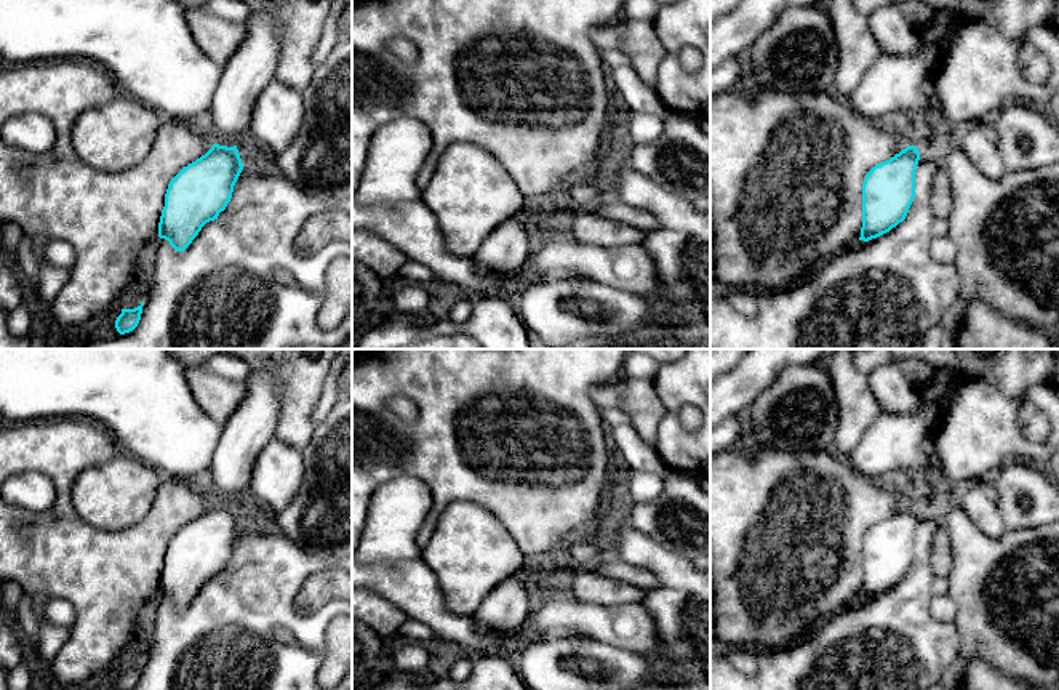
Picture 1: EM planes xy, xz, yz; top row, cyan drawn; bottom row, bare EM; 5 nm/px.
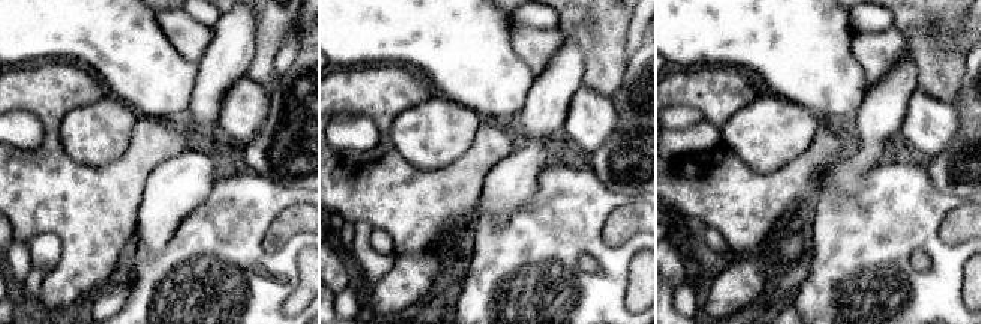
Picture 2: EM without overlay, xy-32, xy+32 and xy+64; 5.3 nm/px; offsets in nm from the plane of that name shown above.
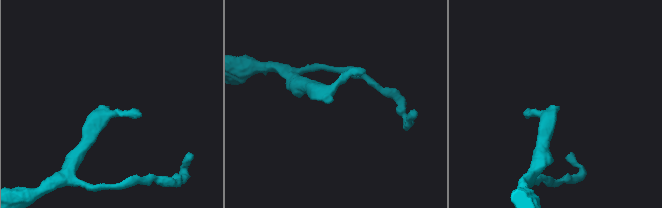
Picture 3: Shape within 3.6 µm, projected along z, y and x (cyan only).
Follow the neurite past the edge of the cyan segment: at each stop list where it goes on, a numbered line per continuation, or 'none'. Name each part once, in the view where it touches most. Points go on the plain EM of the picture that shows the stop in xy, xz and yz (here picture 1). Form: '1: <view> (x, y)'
1: xy (253, 423)

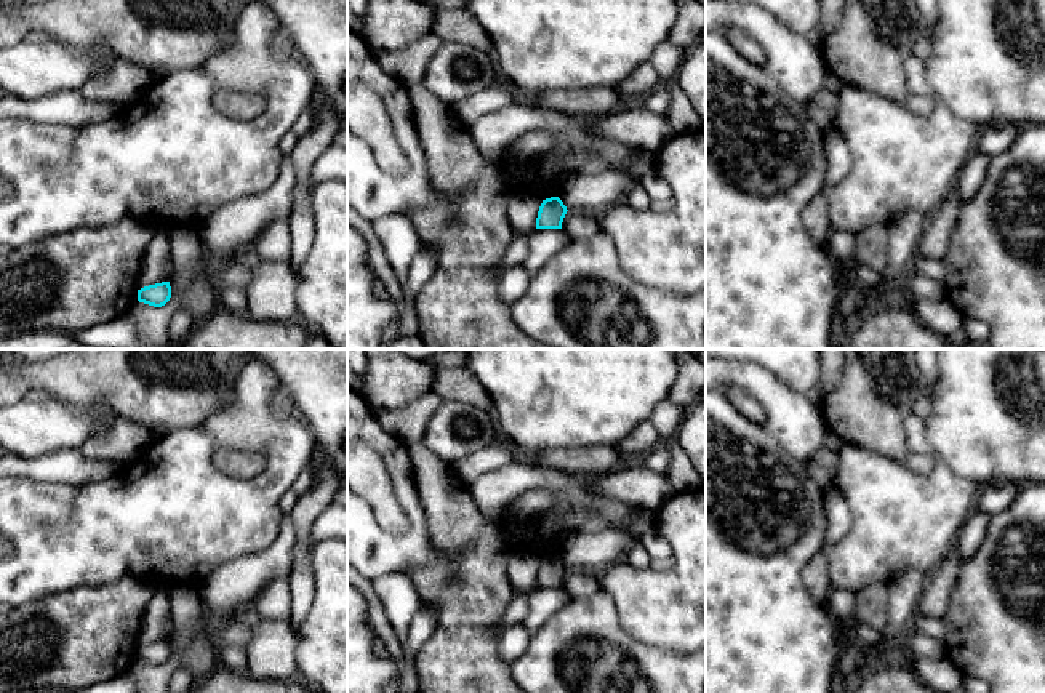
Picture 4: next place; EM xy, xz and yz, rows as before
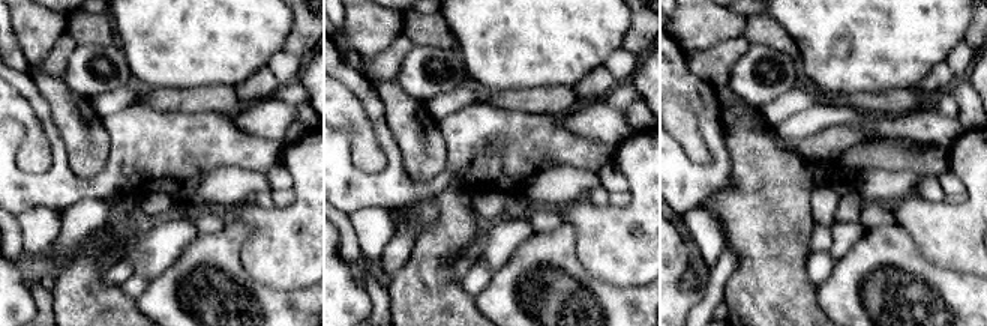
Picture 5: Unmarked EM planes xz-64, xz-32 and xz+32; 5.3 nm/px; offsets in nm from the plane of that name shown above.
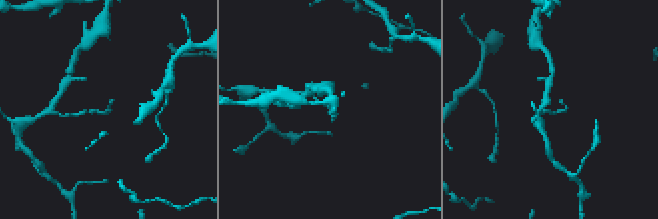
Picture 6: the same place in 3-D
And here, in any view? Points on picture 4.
none

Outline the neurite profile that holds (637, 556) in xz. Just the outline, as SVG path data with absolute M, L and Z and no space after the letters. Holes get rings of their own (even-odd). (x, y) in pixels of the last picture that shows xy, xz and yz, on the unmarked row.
M637 541L635 546L627 552L626 562L634 567L648 567L651 557L648 552L643 549L643 546Z

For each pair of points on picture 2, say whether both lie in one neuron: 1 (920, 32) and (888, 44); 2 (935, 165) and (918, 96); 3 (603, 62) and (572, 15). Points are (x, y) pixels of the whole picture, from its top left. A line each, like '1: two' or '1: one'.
1: two
2: two
3: one

